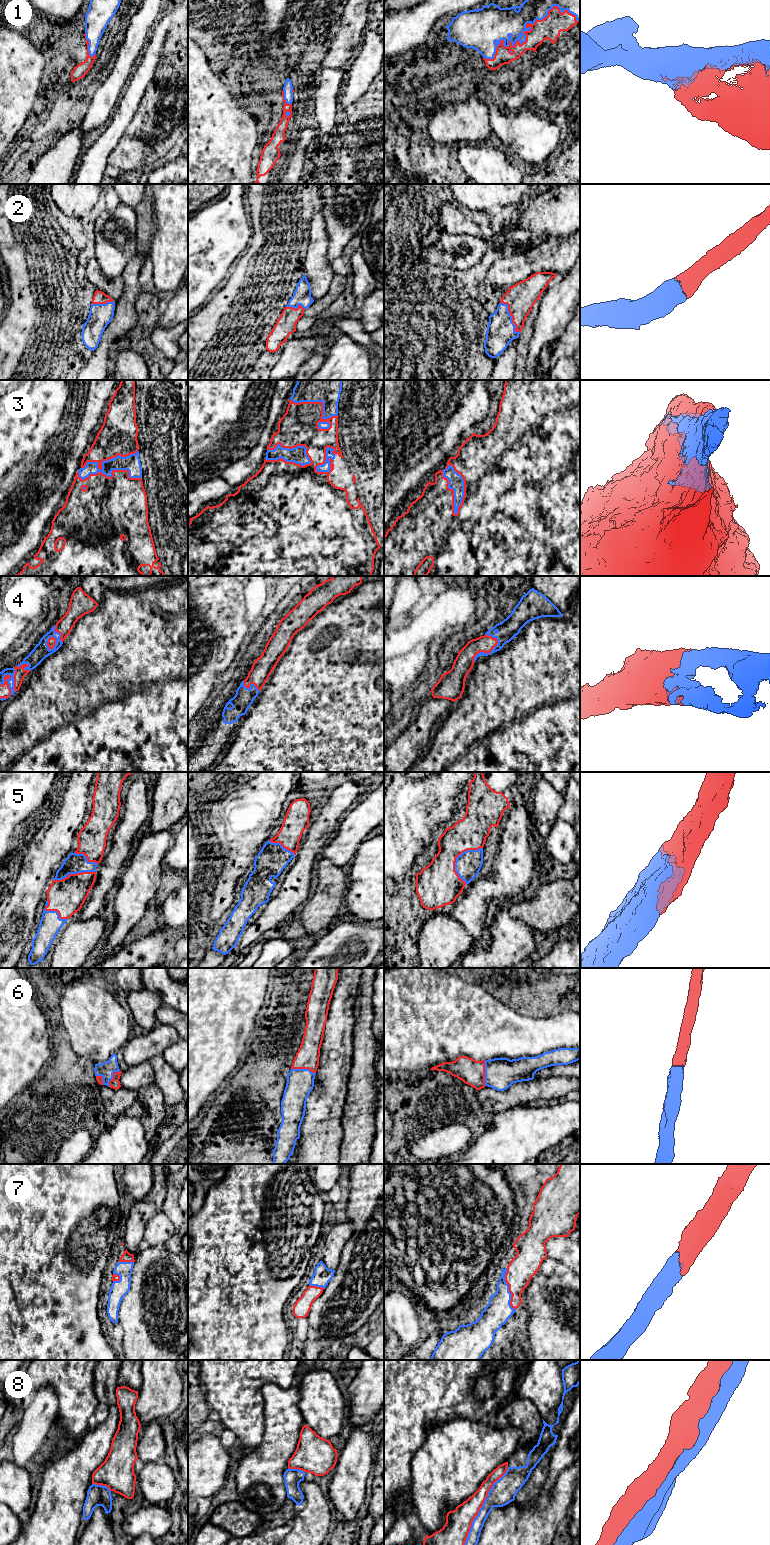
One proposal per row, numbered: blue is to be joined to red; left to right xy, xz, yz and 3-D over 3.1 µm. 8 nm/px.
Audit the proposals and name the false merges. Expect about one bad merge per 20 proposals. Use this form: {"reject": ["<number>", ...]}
{"reject": []}

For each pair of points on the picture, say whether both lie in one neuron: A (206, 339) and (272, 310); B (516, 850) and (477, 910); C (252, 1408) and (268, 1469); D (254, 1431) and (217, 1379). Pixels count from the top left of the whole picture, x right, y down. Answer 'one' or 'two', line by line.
A: one
B: one
C: two
D: one

